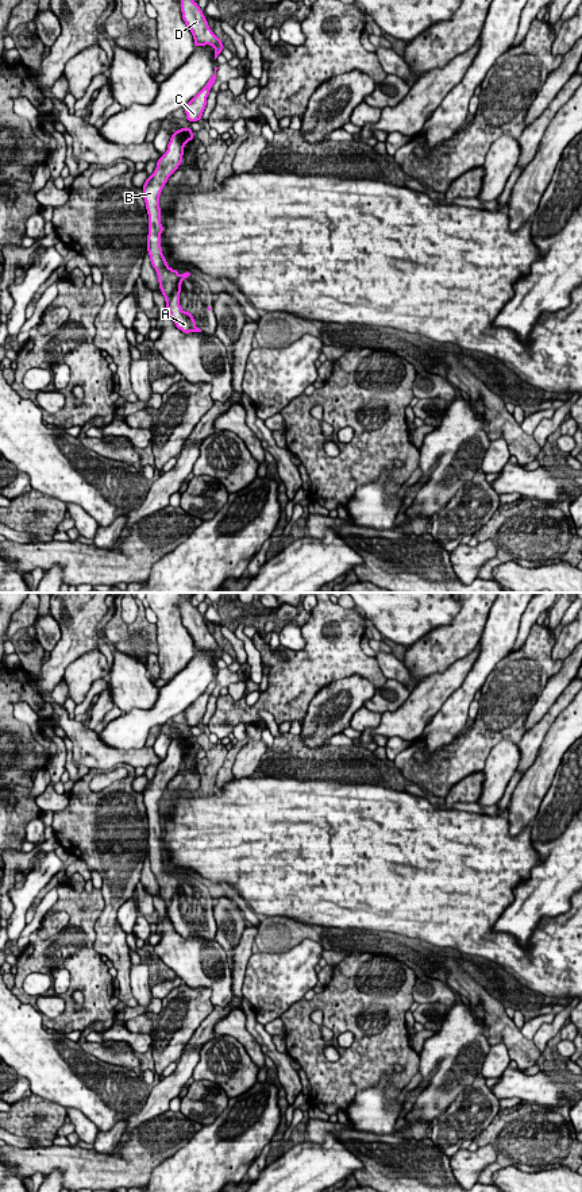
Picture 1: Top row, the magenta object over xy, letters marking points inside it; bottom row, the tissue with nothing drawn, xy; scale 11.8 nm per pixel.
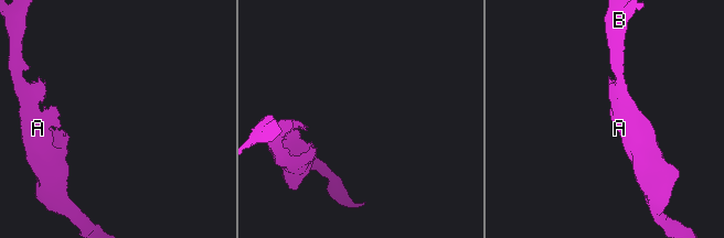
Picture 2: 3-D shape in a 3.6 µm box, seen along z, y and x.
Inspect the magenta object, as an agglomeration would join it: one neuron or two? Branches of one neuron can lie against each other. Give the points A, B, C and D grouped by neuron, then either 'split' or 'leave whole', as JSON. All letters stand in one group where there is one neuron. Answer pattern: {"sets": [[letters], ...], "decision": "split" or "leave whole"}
{"sets": [["A", "B", "C", "D"]], "decision": "leave whole"}

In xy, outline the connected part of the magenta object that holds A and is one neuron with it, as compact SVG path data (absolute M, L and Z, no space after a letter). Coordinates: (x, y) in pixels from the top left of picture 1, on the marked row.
M184 127L176 131L170 138L166 154L158 159L154 173L143 185L143 198L149 215L147 252L150 254L151 266L157 271L159 289L165 296L167 312L174 325L184 333L201 332L201 329L196 327L192 312L184 312L180 305L182 279L189 278L192 273L185 271L180 275L178 270L169 267L162 254L162 246L159 244L162 238L158 238L163 232L159 219L162 212L159 208L159 196L169 177L182 162L185 143L192 139L194 139L194 135L190 128Z

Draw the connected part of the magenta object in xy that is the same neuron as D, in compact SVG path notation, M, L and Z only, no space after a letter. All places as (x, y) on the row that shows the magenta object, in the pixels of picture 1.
M181 0L181 12L182 20L193 35L194 47L205 45L213 46L216 59L226 46L221 43L221 39L216 38L209 28L208 22L204 18L204 12L200 9L199 4L193 0Z

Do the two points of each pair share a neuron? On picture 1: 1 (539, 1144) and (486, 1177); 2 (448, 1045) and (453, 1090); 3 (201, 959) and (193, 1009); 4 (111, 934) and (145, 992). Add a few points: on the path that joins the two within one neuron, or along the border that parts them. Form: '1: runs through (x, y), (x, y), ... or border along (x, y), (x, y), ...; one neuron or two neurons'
1: runs through (525, 1144), (519, 1144), (497, 1165); one neuron
2: runs through (453, 1056), (453, 1079); one neuron
3: border along (182, 982), (191, 987), (205, 987), (214, 1007); two neurons
4: border along (130, 964), (130, 990), (137, 999); two neurons

